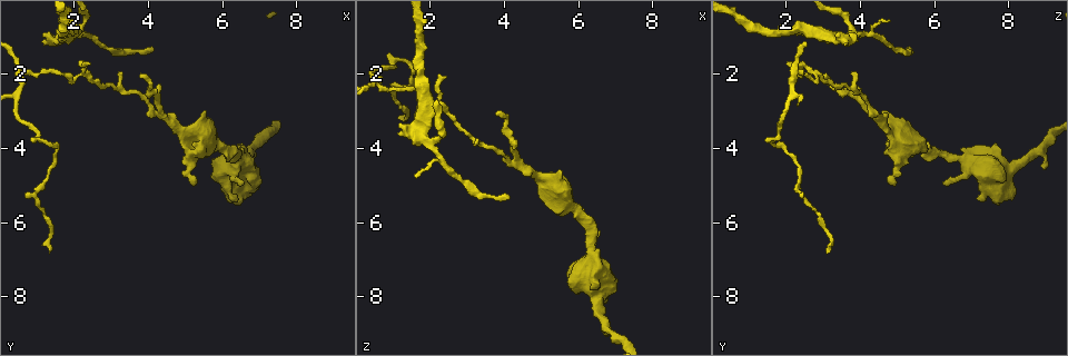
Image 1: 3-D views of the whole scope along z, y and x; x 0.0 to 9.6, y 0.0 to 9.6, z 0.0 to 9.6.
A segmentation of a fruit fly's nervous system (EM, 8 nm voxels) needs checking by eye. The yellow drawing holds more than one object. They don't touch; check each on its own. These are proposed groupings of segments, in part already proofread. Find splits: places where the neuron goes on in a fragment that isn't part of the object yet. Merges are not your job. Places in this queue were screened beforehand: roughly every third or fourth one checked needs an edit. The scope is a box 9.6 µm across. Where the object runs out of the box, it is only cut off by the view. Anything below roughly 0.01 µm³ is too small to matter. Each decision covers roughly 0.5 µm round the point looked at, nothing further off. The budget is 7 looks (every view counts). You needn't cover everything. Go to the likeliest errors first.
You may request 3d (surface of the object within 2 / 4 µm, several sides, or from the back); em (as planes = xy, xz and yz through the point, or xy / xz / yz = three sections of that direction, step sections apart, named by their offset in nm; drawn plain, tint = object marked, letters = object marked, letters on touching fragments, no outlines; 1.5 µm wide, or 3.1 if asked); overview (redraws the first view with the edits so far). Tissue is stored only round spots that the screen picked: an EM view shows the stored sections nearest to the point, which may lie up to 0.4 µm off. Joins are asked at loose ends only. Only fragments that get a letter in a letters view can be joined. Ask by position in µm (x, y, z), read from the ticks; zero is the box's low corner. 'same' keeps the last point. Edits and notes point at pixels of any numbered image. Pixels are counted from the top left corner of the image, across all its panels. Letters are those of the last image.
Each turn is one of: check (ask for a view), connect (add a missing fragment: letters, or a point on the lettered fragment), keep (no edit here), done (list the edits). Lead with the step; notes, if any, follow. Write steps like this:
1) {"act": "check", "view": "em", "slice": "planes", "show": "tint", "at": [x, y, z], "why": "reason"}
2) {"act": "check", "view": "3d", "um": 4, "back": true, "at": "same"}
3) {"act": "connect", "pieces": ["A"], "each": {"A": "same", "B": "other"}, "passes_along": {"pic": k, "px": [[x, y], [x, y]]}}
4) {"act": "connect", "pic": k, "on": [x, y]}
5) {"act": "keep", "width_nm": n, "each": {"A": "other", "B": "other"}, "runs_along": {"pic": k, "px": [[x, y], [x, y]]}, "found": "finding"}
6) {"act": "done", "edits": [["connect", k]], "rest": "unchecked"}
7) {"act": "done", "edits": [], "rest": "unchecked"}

{"act": "check", "view": "3d", "um": 2, "at": [1.15, 0.95, 3.35], "why": "an open end"}

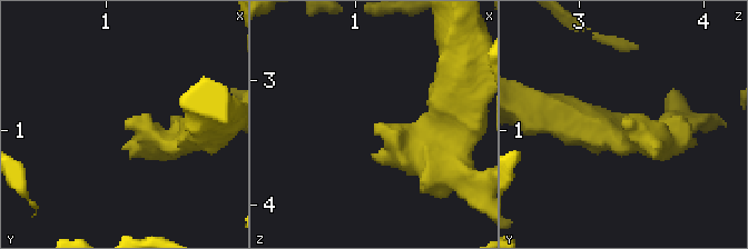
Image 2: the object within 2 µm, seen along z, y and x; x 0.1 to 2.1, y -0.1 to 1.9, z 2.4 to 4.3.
{"act": "check", "view": "em", "slice": "planes", "show": "letters", "at": [1.16, 0.98, 3.40]}

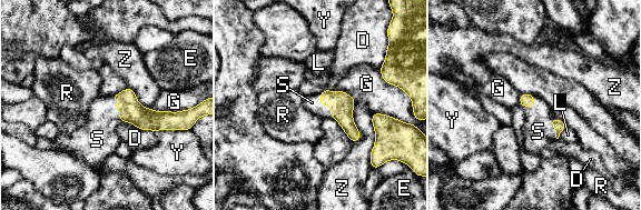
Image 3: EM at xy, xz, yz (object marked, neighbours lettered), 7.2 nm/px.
{"act": "connect", "pieces": ["S"], "each": {"D": "other", "E": "other", "G": "other", "L": "other", "R": "other", "S": "same", "Y": "other", "Z": "other"}, "found": "it goes on there"}

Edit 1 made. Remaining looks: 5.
{"act": "check", "view": "overview", "why": "redraw"}

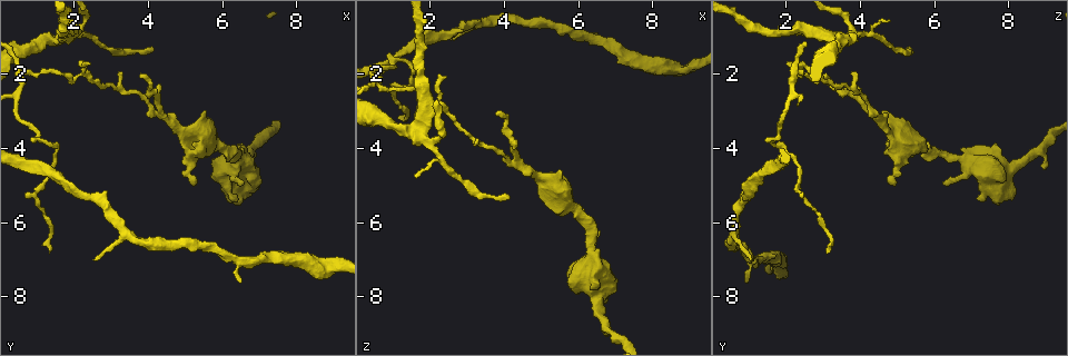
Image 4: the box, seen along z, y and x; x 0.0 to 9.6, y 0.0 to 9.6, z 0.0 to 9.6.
{"act": "check", "view": "em", "slice": "planes", "show": "letters", "at": [4.05, 1.35, 5.30], "why": "an open end"}

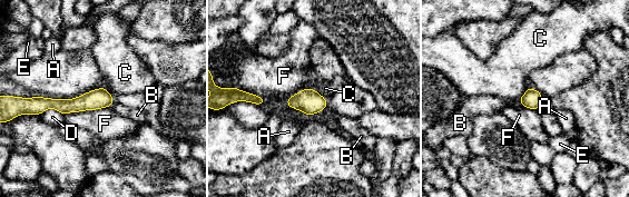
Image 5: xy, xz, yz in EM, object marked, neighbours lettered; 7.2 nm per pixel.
{"act": "keep", "width_nm": 140, "each": {"A": "other", "B": "other", "C": "other", "D": "other", "E": "other", "F": "other"}, "border": {"pic": 5, "px": [[310, 87], [327, 100]]}, "found": "no lettered fragment goes on from it"}

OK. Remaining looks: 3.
{"act": "done", "edits": [["connect", 3]], "rest": "unchecked"}

